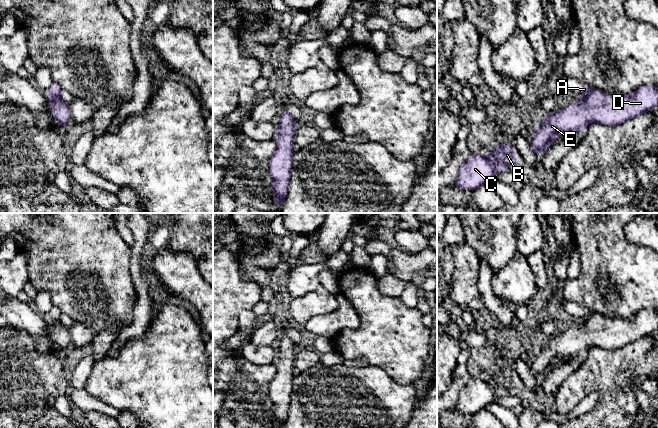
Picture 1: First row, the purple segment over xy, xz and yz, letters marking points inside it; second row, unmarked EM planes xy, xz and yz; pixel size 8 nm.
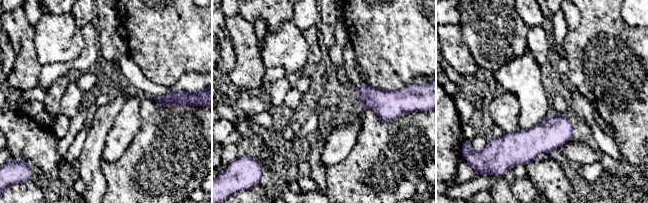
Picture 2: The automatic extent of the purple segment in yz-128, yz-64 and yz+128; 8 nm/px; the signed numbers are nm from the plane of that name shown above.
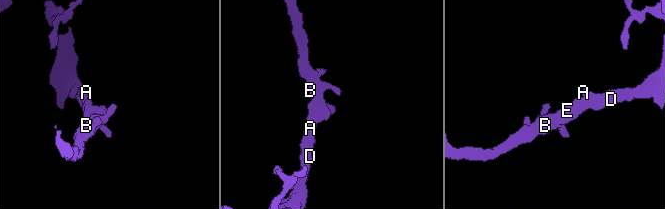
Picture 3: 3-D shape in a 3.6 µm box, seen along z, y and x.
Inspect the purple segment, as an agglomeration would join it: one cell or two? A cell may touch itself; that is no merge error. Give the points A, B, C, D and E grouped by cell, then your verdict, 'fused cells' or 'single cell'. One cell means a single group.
A B C D E | single cell

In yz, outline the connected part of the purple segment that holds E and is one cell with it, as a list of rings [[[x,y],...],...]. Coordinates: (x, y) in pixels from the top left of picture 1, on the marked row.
[[[583,84],[578,96],[583,94],[586,96],[583,99],[579,99],[576,103],[567,104],[560,111],[545,115],[537,128],[531,132],[532,139],[529,146],[532,152],[537,155],[543,154],[556,138],[573,133],[581,133],[590,122],[595,121],[604,125],[619,125],[658,106],[658,87],[654,86],[641,86],[633,94],[624,95],[621,93],[608,94]]]

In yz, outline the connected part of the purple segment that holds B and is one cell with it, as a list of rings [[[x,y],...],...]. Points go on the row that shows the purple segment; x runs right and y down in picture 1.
[[[498,143],[489,154],[472,154],[465,160],[452,185],[461,190],[476,190],[485,185],[499,170],[505,170],[510,163],[517,161],[519,158],[509,143]]]

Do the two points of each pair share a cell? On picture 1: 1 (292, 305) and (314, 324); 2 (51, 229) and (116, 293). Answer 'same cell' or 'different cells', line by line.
1: different cells
2: same cell

